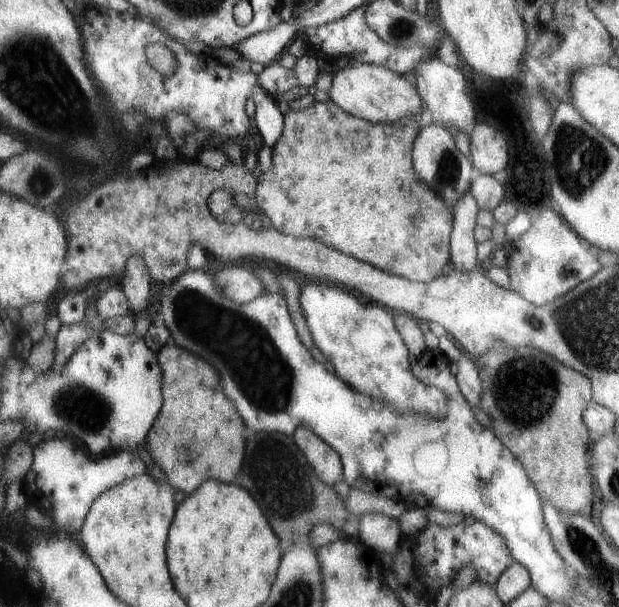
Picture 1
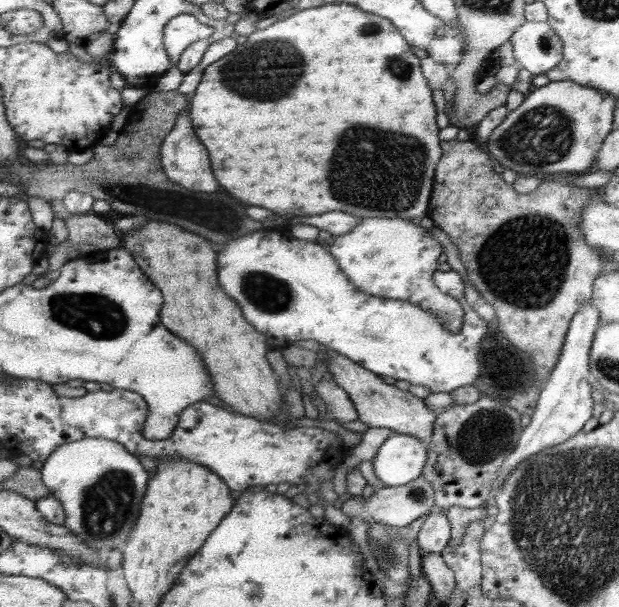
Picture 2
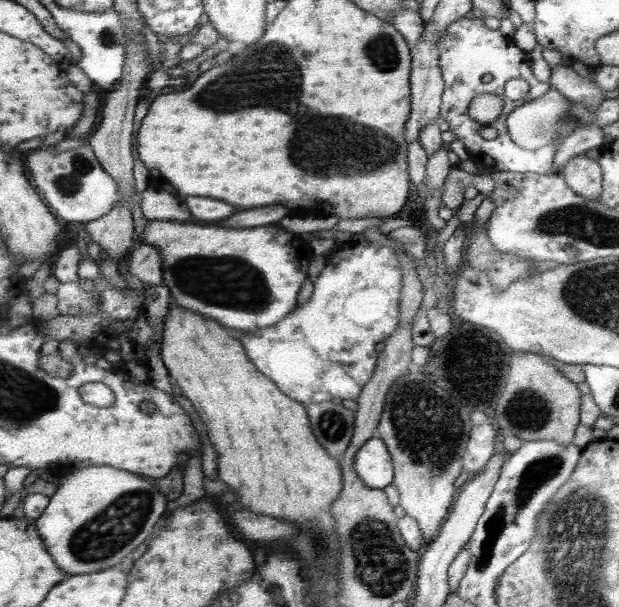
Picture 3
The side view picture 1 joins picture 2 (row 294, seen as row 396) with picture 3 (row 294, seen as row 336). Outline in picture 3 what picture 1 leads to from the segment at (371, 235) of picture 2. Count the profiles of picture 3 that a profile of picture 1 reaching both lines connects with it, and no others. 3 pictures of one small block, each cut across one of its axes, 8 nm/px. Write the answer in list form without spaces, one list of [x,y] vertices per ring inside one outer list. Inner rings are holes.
[[[348,241],[343,248],[327,257],[326,267],[313,284],[311,298],[304,305],[297,306],[289,318],[267,330],[251,332],[251,336],[245,332],[241,336],[245,350],[249,350],[249,358],[253,358],[255,366],[263,374],[273,378],[281,390],[305,406],[344,399],[357,400],[376,373],[380,356],[377,344],[386,341],[399,328],[403,285],[401,262],[393,248],[375,242],[363,246]]]

